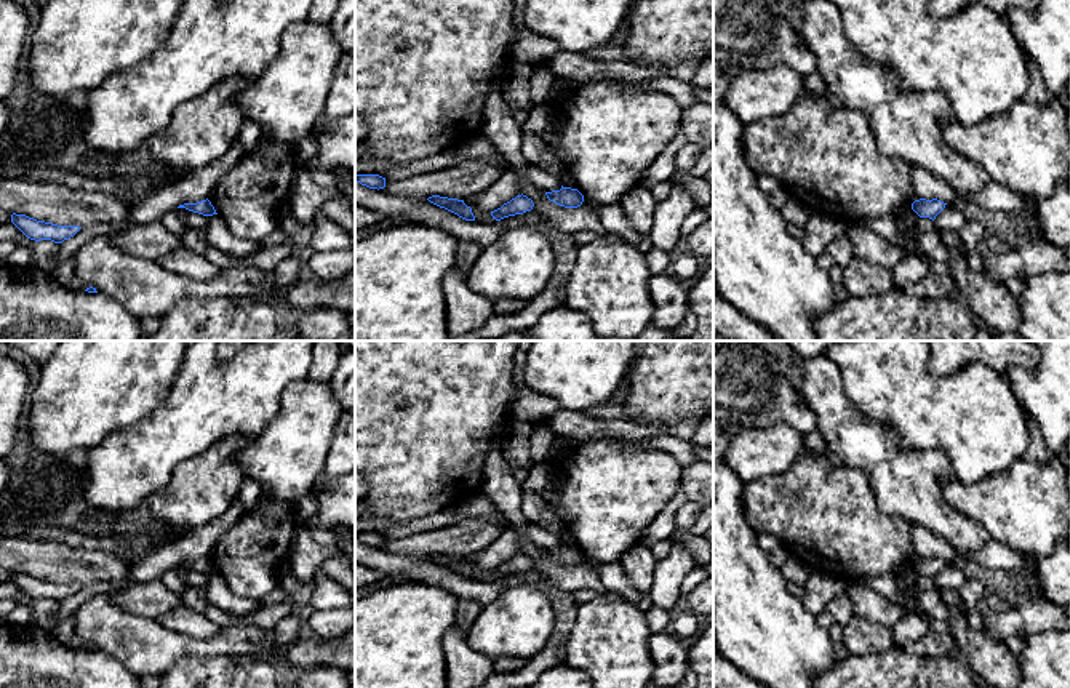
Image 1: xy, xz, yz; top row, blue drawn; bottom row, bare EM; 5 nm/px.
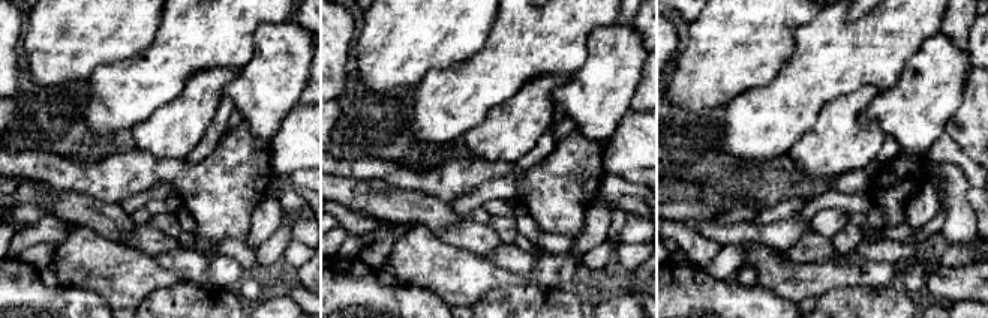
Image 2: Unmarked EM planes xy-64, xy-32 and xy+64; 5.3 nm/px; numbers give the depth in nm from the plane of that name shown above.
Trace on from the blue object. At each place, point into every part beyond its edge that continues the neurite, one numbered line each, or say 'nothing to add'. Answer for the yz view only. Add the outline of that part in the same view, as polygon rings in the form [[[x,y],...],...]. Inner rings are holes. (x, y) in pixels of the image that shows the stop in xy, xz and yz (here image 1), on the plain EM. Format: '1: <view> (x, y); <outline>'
nothing to add

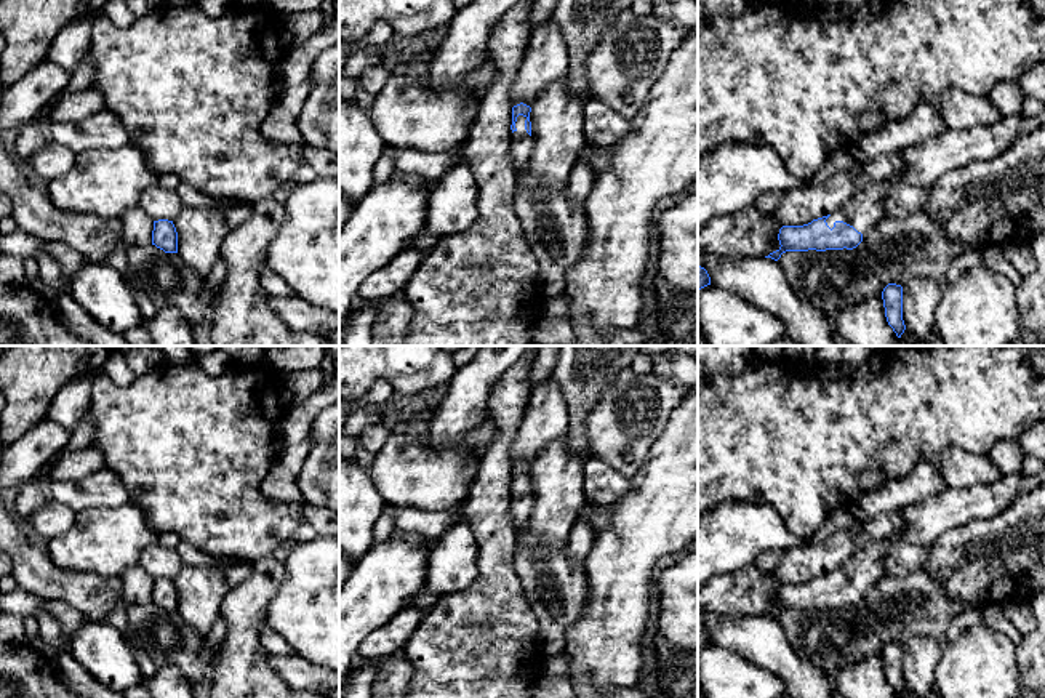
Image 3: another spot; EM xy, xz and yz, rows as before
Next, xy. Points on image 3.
nothing to add

